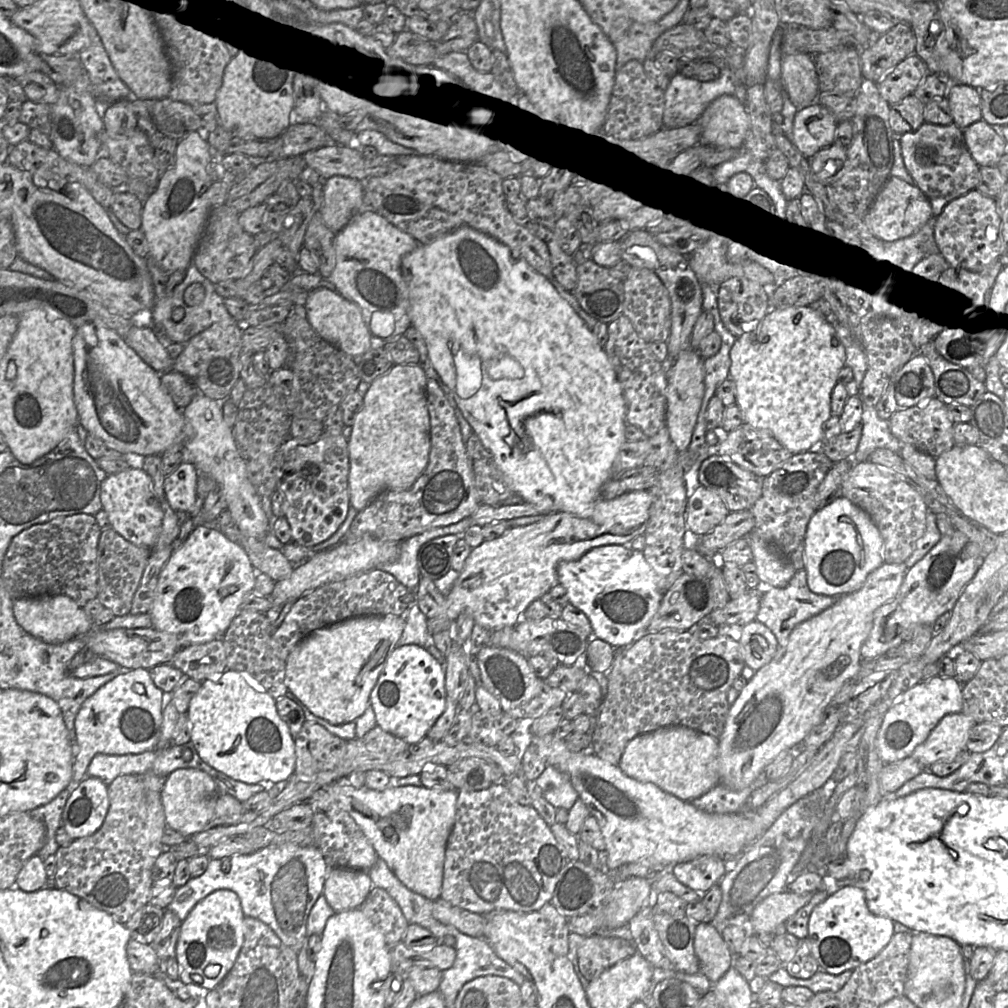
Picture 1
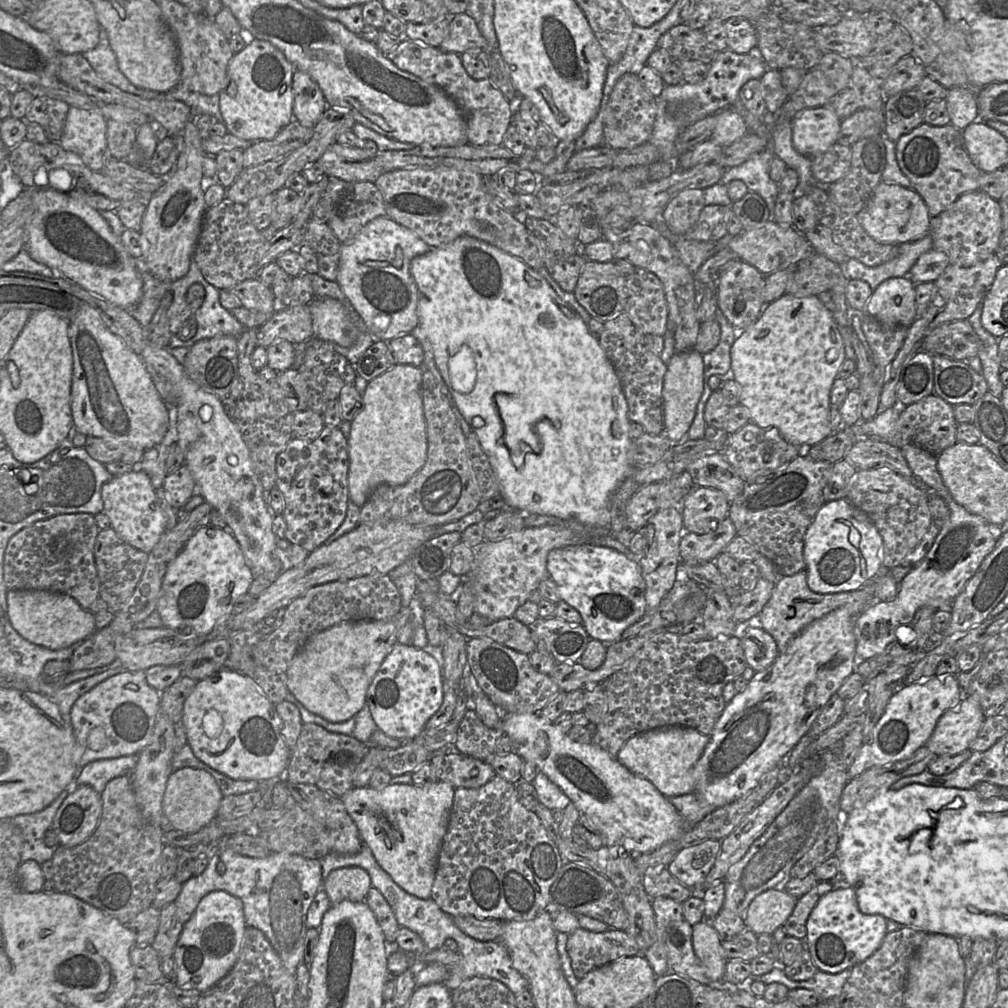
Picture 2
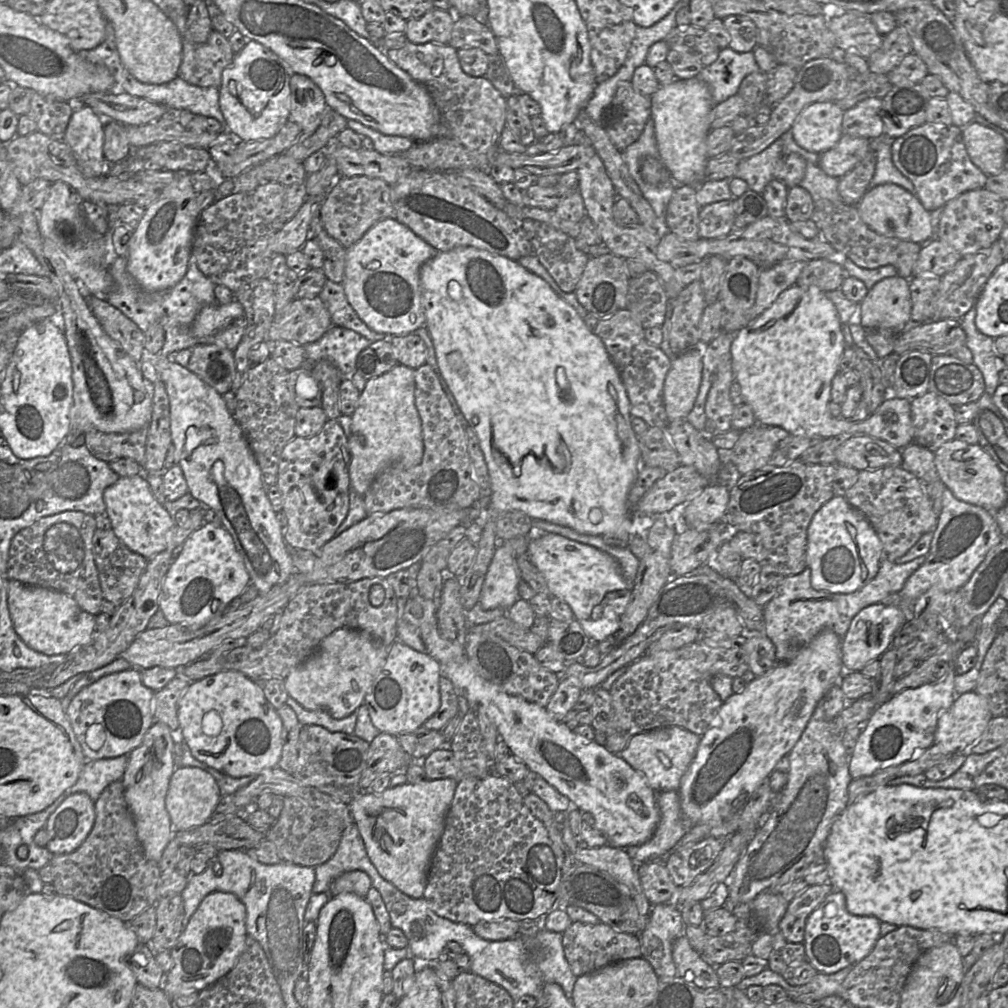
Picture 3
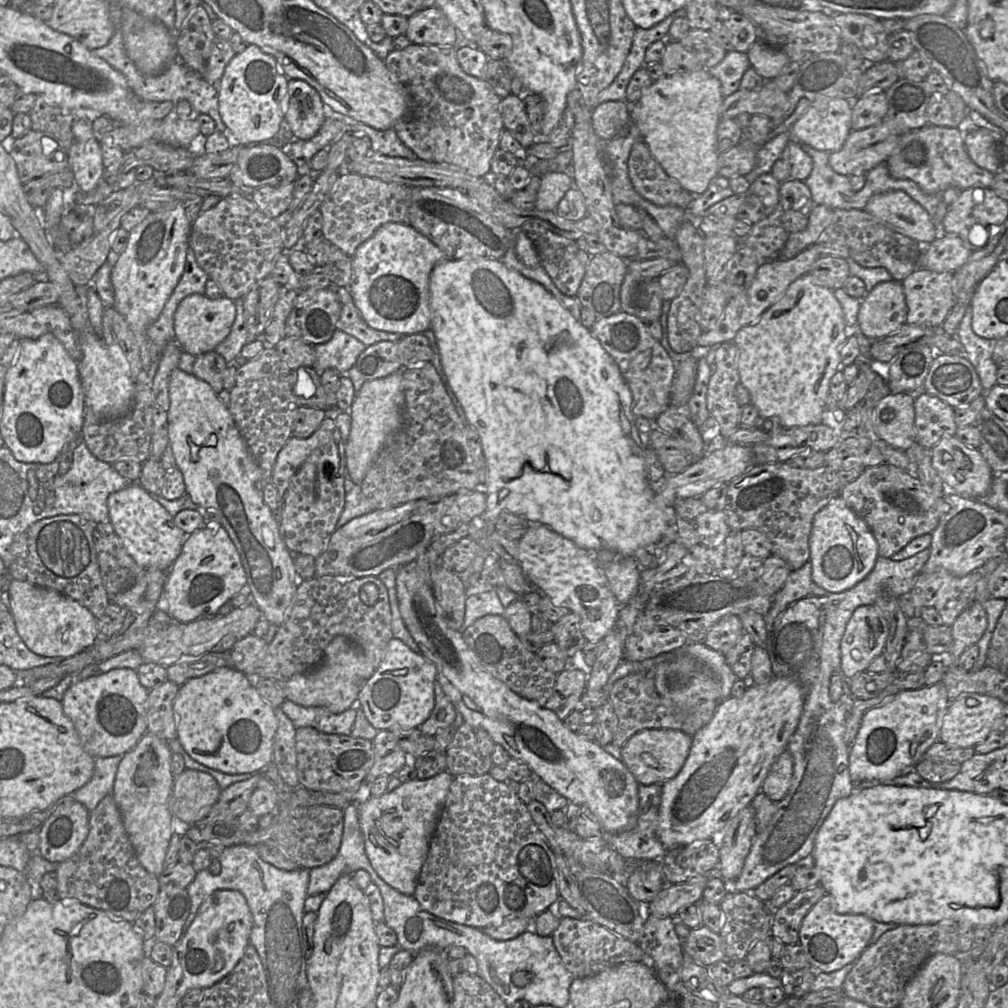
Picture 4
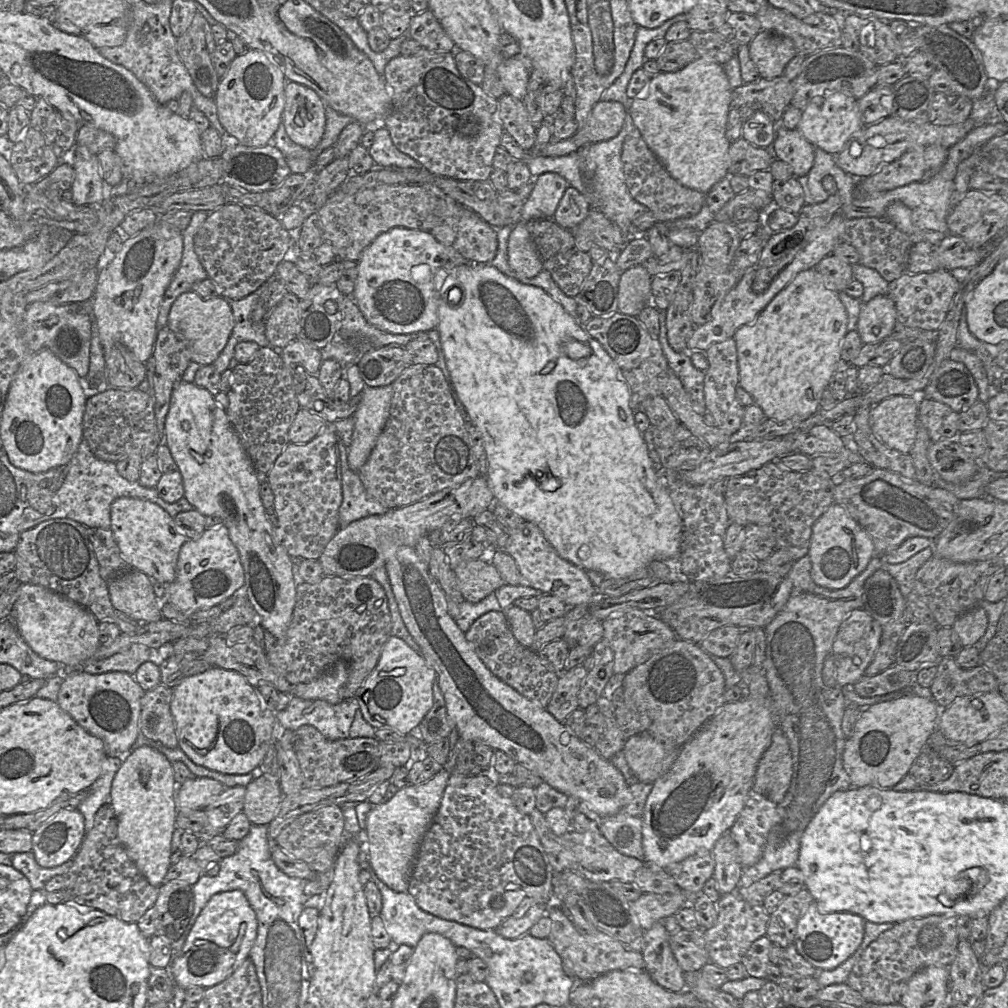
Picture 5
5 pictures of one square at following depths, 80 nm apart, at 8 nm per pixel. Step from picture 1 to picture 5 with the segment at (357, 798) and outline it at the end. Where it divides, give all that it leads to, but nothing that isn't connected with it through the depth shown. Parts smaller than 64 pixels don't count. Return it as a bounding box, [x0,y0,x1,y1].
[365,769,450,893]

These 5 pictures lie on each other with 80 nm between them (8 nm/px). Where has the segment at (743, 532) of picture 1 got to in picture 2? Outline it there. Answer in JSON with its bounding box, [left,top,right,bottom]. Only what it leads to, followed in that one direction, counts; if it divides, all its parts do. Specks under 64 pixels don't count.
[680,517,736,564]

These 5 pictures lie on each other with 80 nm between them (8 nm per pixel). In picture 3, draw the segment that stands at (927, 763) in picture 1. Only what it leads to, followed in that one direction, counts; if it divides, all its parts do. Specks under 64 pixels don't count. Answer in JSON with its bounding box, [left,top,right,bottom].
[934,690,992,754]

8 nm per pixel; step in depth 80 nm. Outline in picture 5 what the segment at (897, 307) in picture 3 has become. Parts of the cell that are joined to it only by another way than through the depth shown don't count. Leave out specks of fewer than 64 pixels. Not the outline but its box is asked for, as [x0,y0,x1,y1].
[857,295,897,343]

